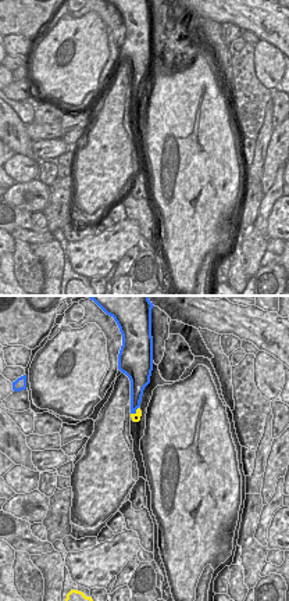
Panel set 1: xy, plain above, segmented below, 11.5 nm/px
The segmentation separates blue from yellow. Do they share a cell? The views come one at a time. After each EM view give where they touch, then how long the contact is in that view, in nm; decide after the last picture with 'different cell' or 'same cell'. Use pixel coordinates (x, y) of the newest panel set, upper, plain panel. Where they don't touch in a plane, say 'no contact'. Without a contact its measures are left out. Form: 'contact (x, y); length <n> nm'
contact (135, 100); length 130 nm

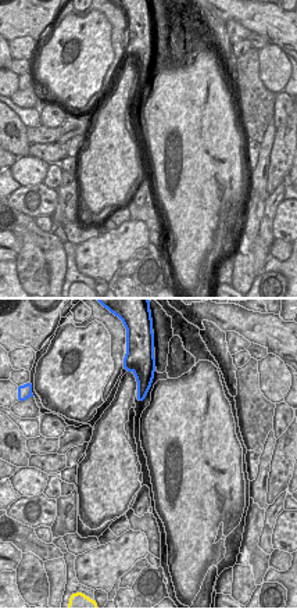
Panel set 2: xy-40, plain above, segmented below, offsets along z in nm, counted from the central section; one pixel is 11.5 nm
no contact

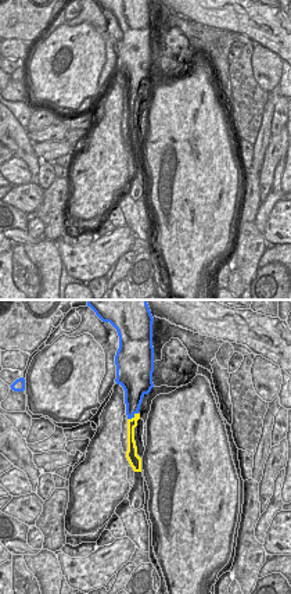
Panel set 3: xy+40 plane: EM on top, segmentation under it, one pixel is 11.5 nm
contact (132, 106); length 150 nm

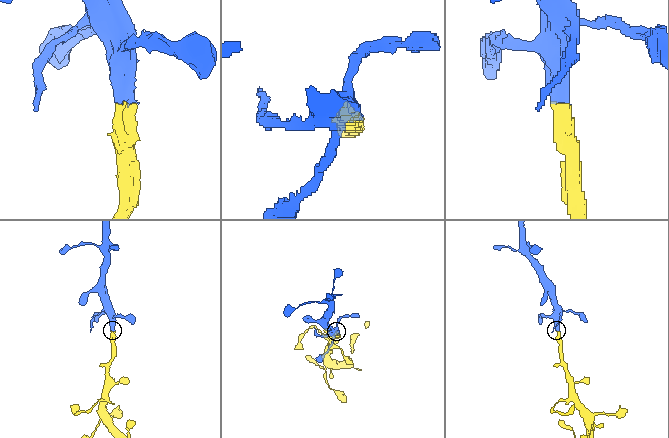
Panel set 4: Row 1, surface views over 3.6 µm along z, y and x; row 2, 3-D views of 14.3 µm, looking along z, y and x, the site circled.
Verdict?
same cell

